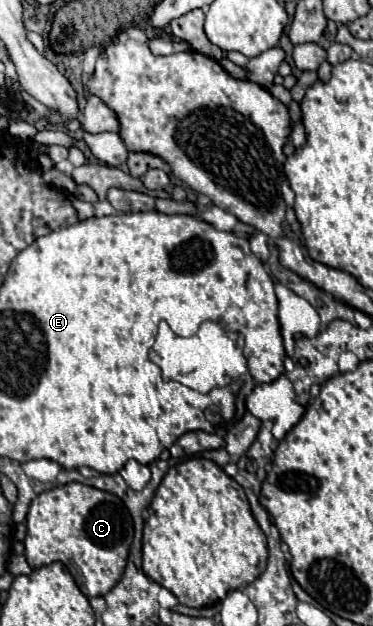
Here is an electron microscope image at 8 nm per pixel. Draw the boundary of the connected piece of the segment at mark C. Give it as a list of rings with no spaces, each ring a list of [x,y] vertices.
[[[69,482],[65,486],[55,486],[47,492],[41,492],[29,506],[27,514],[27,538],[25,538],[25,558],[31,568],[39,568],[51,564],[55,560],[63,562],[73,570],[81,590],[85,596],[105,596],[123,576],[129,546],[133,540],[133,518],[127,506],[111,492],[103,492],[93,486],[85,486],[79,482]]]

